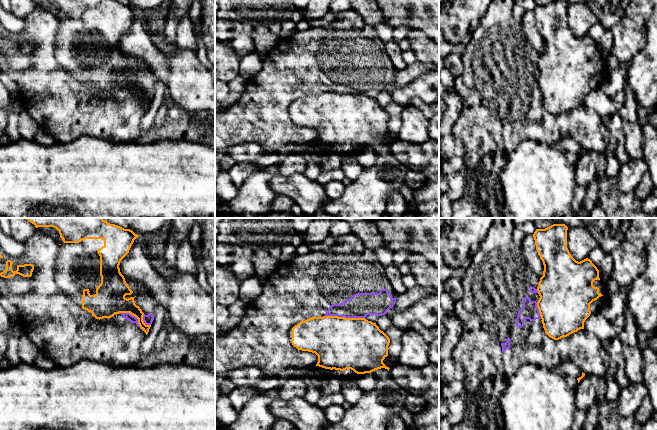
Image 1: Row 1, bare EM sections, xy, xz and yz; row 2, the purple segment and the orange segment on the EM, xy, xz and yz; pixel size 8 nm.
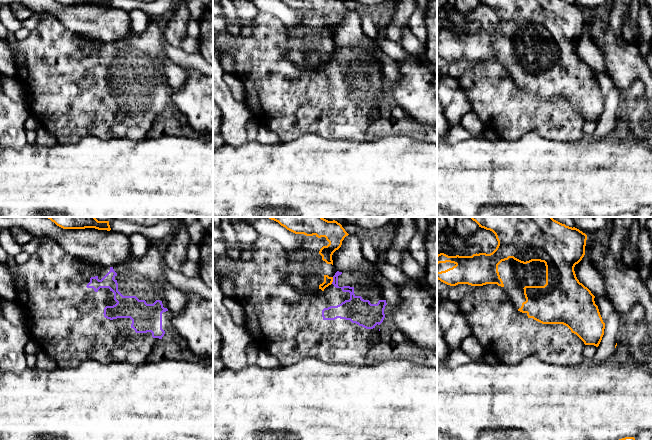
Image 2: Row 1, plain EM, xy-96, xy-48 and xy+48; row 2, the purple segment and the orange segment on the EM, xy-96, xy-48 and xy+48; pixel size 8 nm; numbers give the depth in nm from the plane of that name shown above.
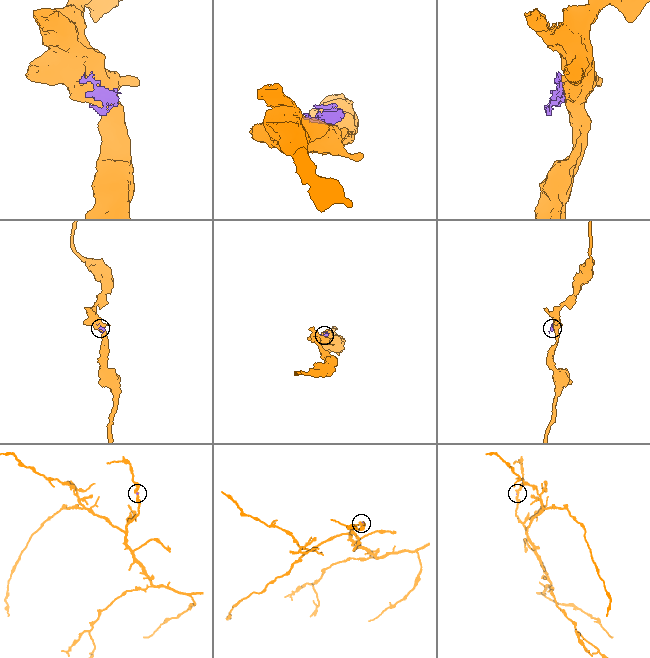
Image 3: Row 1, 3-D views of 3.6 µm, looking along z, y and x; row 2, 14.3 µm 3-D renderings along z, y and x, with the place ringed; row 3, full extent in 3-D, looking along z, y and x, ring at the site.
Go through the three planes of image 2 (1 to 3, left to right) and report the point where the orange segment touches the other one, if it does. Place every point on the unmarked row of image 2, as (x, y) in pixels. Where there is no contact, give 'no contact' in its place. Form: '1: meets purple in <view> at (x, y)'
1: no contact
2: meets purple in xy-48 at (333, 56)
3: no contact

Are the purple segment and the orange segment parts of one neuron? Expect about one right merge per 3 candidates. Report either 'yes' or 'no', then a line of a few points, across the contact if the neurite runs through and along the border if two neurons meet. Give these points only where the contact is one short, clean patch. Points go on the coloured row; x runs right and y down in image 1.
no

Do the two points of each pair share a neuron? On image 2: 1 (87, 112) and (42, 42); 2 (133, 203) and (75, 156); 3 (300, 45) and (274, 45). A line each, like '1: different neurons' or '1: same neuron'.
1: same neuron
2: same neuron
3: different neurons

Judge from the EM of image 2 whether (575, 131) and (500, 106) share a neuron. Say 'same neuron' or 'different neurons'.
same neuron

